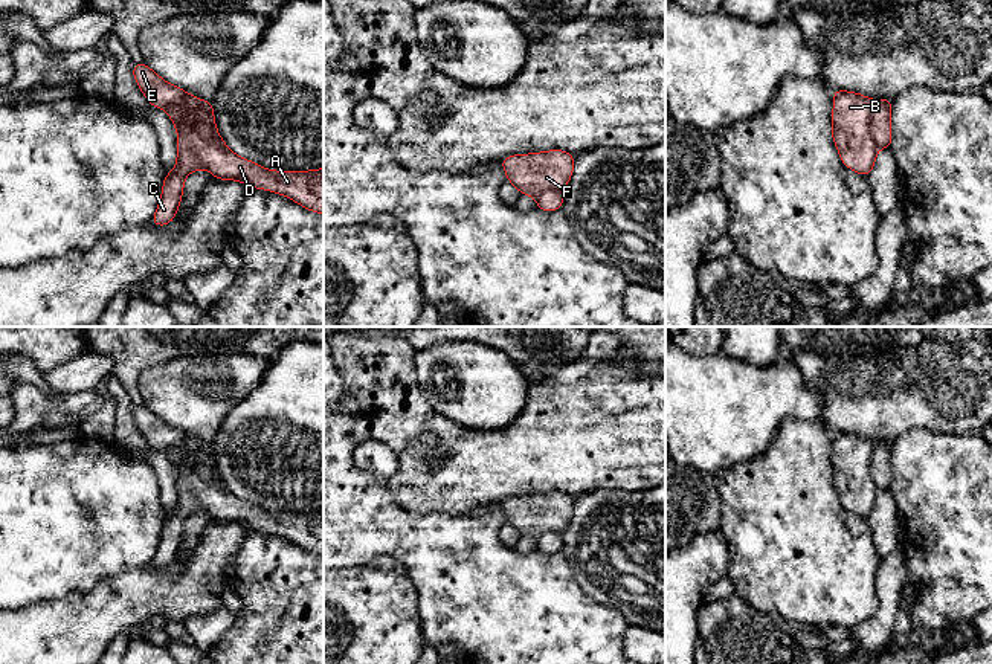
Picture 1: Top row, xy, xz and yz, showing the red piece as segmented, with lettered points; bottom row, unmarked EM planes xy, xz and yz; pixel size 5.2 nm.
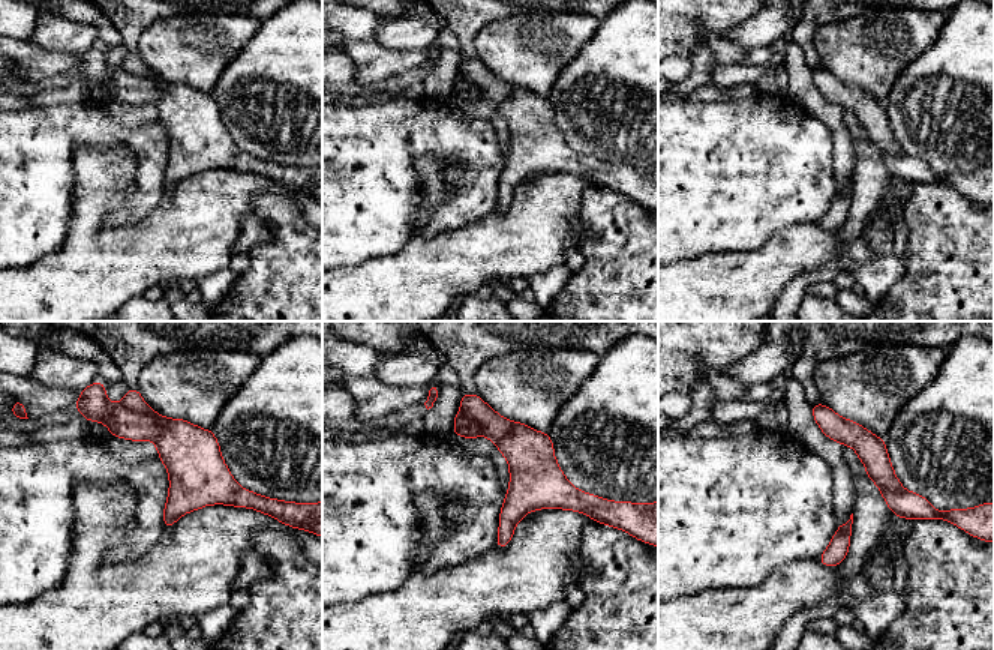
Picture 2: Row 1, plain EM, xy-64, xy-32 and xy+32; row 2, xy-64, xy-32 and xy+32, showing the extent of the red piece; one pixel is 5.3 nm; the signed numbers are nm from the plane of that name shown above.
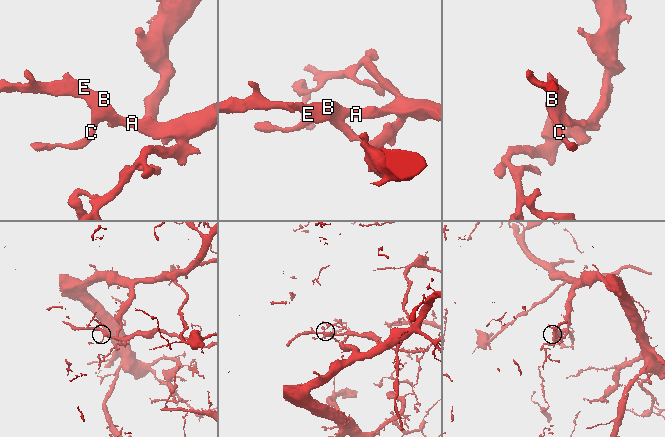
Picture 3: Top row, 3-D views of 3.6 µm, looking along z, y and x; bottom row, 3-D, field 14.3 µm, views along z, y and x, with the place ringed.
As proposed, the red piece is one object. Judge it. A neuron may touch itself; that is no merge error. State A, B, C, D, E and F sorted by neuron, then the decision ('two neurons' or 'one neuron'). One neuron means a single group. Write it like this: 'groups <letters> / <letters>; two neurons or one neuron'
groups A B C D F / E; two neurons

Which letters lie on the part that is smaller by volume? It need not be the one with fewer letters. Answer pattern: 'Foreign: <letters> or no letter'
Foreign: A, B, C, D, F

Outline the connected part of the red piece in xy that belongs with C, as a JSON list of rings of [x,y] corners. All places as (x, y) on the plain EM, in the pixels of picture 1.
[[[188,435],[182,447],[166,450],[177,472],[177,507],[165,517],[162,540],[151,562],[156,568],[171,565],[180,548],[183,525],[191,513],[209,511],[215,521],[240,522],[252,530],[282,536],[298,546],[324,556],[324,510],[311,513],[269,513],[232,495],[220,476],[206,481],[189,461],[189,453],[201,450],[214,456],[212,444]]]

